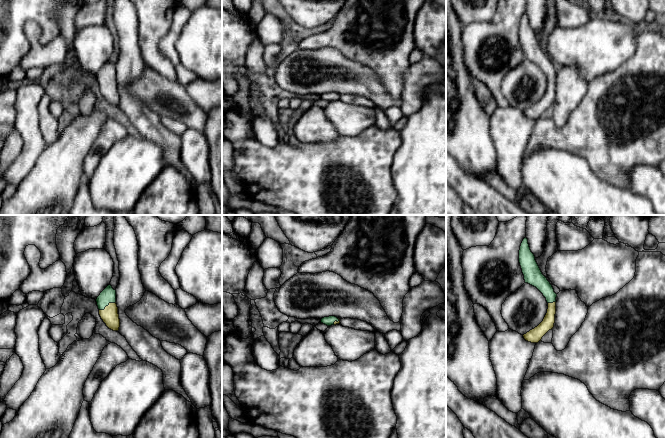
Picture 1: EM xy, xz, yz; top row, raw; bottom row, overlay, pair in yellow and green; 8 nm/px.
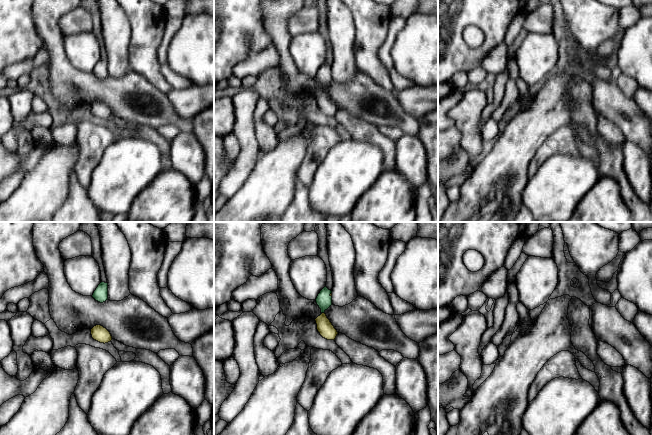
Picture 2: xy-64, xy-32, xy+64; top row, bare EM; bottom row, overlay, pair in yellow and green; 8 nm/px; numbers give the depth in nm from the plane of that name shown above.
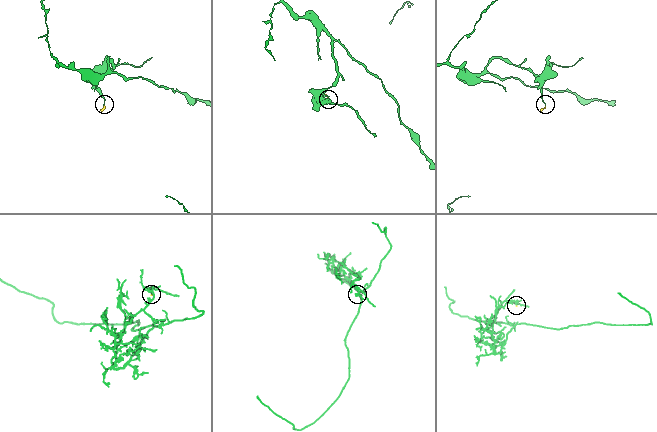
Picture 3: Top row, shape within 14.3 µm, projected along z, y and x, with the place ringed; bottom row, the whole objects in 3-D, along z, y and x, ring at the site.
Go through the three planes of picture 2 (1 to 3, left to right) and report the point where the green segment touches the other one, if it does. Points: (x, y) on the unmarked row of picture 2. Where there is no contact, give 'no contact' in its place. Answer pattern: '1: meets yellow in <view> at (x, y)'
1: no contact
2: meets yellow in xy-32 at (321, 90)
3: no contact

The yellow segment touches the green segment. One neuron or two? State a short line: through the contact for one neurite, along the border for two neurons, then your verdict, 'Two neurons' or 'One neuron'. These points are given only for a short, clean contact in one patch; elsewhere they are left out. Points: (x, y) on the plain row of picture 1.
Line: xy (110, 92), (108, 81), (108, 71). One neuron

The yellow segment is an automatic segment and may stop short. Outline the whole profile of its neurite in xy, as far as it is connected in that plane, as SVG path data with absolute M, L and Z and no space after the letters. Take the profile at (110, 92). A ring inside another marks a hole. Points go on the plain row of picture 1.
M108 61L97 73L96 78L99 91L106 102L113 107L118 107L120 95L116 80L116 66L111 61Z

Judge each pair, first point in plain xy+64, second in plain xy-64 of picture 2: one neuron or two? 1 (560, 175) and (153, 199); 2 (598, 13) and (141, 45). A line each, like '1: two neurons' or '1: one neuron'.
1: two neurons
2: one neuron

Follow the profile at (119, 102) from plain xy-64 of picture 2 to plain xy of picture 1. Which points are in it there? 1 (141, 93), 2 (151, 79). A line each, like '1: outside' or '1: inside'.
1: inside
2: inside

